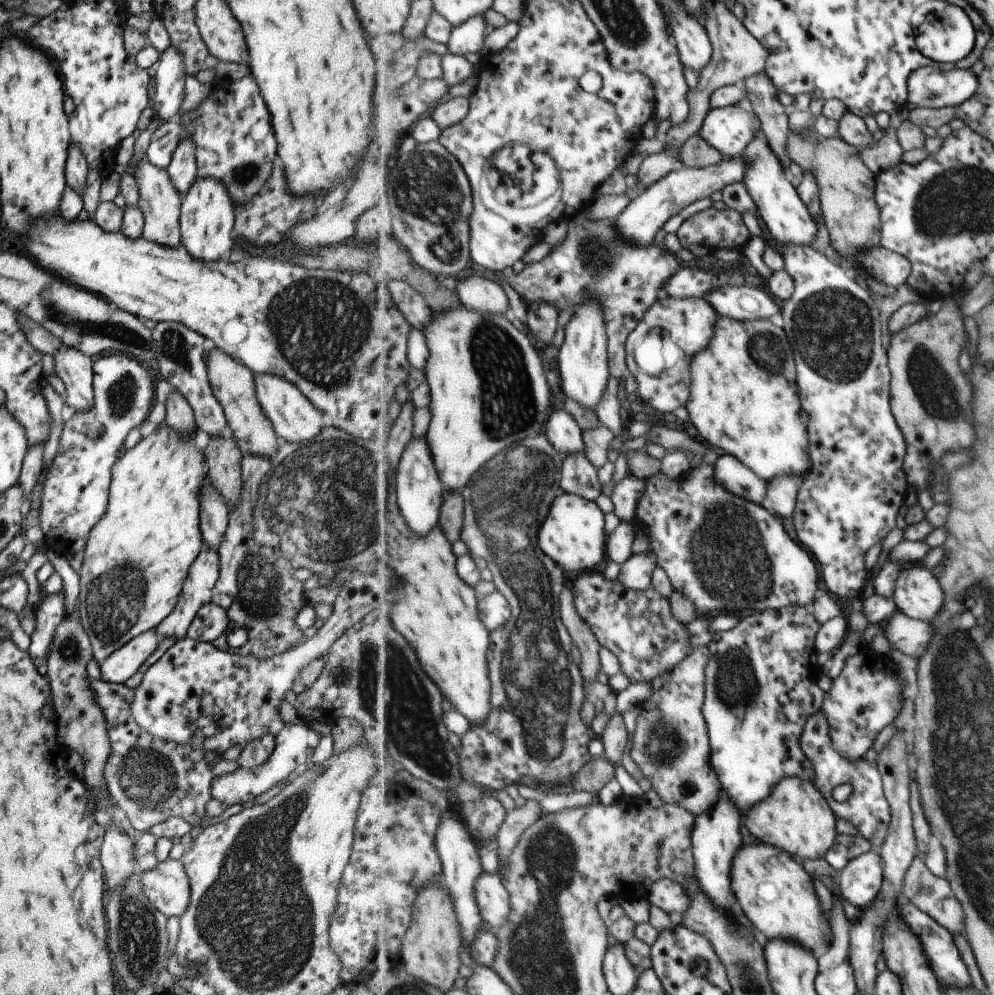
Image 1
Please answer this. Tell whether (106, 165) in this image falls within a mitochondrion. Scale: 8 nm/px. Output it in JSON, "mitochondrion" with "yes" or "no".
{"mitochondrion":"no"}

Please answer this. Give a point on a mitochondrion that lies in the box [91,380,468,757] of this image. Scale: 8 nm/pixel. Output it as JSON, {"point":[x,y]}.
{"point":[333,505]}

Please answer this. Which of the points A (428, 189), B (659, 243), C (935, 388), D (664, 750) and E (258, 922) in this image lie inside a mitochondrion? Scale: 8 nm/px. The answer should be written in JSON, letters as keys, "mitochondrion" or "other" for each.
{"A":"mitochondrion","B":"other","C":"mitochondrion","D":"mitochondrion","E":"mitochondrion"}

